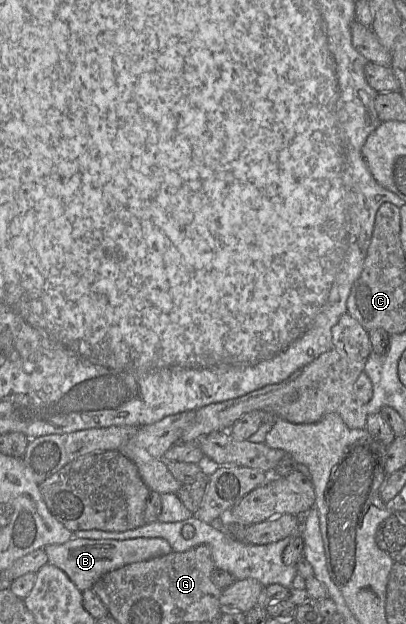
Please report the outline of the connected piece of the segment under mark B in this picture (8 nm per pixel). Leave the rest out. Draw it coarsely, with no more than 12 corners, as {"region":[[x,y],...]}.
{"region":[[159,537],[72,538],[43,549],[81,592],[173,552]]}

